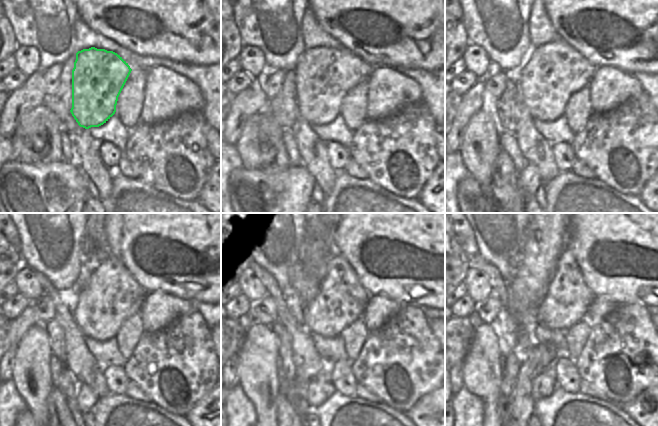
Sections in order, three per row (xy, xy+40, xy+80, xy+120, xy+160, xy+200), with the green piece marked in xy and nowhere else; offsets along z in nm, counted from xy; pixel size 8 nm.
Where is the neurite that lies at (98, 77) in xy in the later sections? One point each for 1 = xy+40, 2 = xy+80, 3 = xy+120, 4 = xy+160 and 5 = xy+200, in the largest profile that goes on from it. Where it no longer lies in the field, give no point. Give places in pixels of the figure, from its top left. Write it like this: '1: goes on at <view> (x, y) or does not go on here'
1: goes on at xy+40 (324, 75)
2: goes on at xy+80 (553, 72)
3: goes on at xy+120 (109, 295)
4: goes on at xy+160 (341, 300)
5: goes on at xy+200 (568, 298)

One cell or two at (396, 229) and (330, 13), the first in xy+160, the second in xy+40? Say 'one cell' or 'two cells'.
one cell

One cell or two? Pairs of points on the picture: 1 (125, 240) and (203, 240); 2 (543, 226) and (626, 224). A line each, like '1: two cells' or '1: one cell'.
1: one cell
2: two cells

